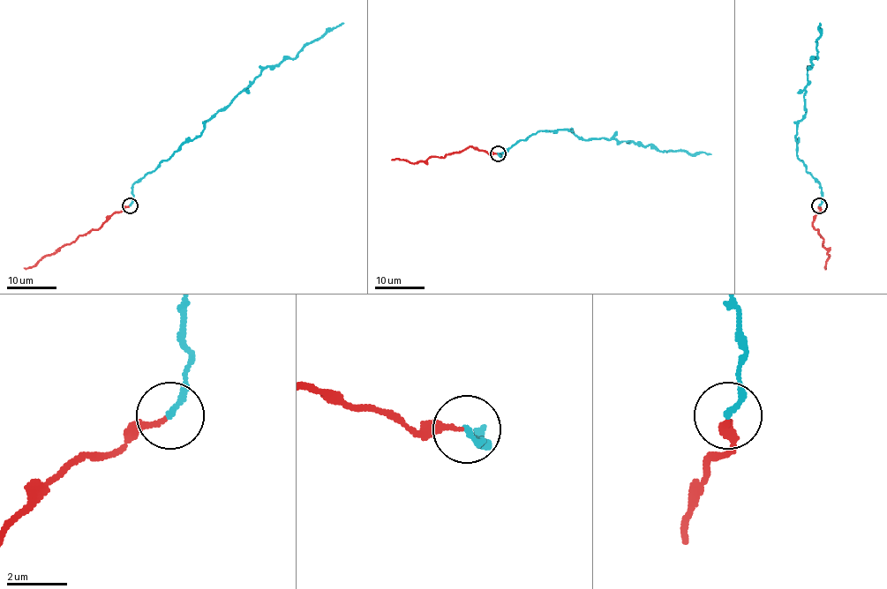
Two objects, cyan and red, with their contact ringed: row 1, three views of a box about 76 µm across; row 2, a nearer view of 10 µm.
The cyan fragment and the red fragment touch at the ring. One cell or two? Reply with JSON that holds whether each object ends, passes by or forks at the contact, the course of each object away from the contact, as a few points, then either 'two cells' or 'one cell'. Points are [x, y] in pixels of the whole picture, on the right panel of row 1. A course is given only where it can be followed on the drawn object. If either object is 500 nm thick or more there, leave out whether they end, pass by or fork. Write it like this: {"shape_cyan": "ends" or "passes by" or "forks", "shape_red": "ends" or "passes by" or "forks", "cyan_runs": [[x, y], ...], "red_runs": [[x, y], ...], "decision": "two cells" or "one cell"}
{"shape_cyan": "ends", "shape_red": "ends", "cyan_runs": [[819, 205], [820, 185], [798, 158], [795, 137], [797, 123], [806, 113], [808, 69], [816, 58], [820, 23]], "red_runs": [[819, 205], [820, 210], [816, 212], [813, 227], [820, 234], [829, 255], [825, 268]], "decision": "one cell"}

